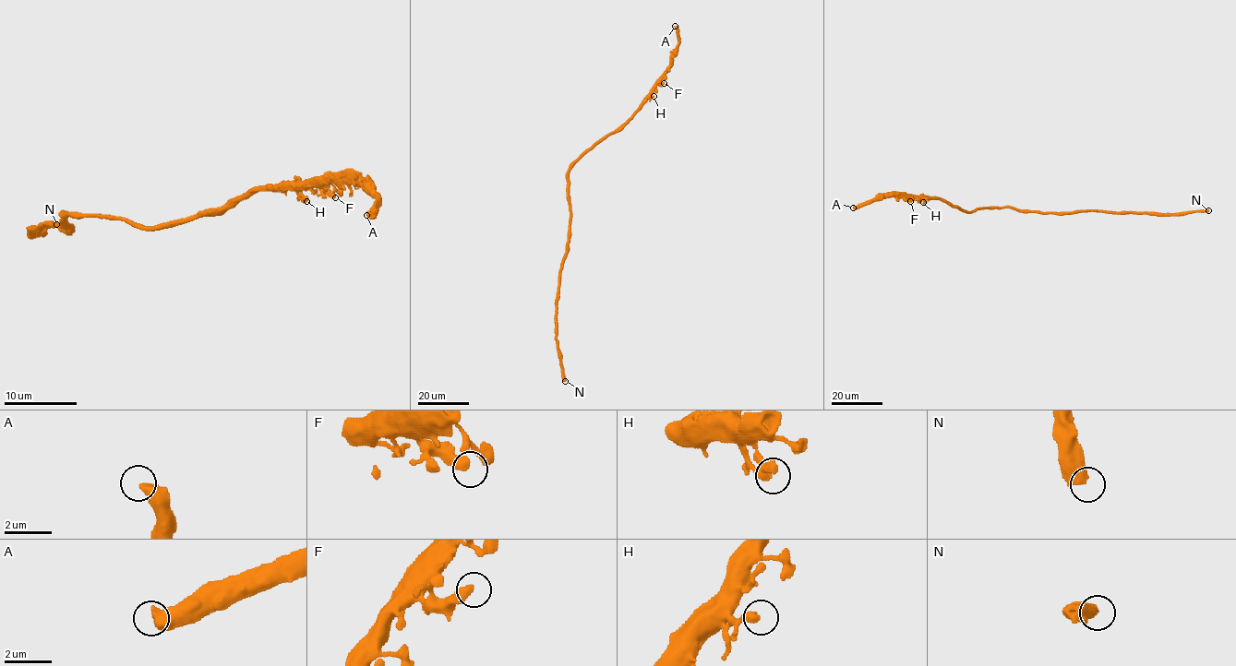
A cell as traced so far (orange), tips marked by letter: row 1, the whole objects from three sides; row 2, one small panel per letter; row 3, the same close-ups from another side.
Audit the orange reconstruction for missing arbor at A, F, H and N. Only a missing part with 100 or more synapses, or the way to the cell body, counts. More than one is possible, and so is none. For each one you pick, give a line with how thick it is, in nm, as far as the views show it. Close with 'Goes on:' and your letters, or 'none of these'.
N: 550 nm thick
Goes on: N

